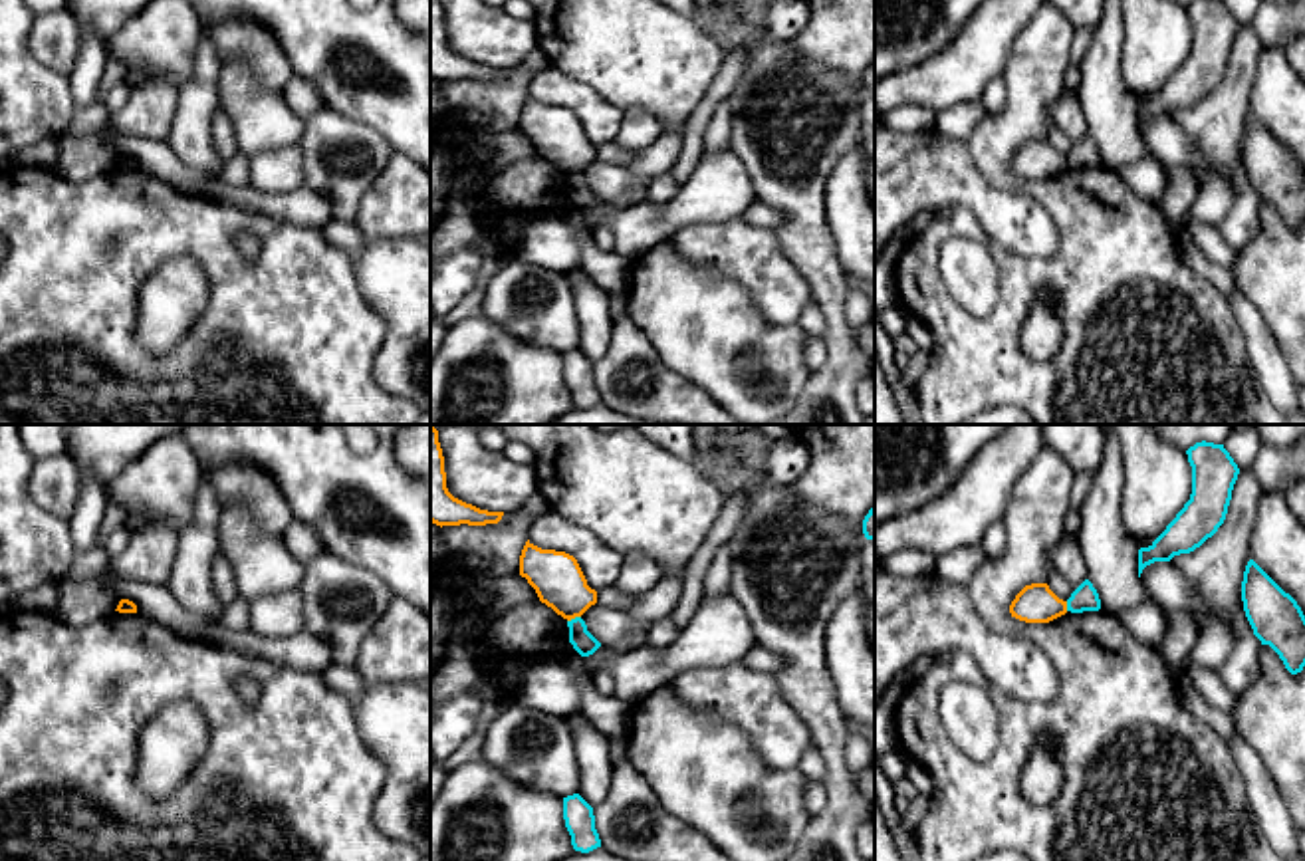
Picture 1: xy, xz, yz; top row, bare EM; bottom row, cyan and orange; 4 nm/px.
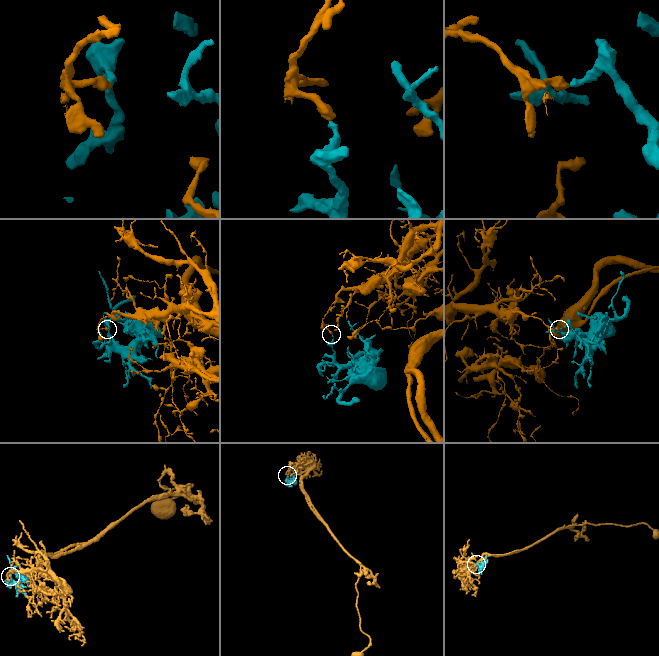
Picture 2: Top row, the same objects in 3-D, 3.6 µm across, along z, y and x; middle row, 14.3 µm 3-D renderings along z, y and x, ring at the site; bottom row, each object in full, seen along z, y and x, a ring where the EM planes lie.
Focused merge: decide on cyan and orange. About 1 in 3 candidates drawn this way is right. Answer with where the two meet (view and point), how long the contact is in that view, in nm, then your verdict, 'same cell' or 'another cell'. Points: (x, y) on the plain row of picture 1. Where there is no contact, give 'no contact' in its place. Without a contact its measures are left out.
xz (576, 173) | 60 nm | another cell

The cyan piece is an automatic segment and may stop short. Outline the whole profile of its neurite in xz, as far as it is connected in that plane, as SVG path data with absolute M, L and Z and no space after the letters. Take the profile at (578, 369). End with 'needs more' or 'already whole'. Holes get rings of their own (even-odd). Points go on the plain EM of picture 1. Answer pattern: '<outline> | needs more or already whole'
M579 349L563 353L563 375L575 407L589 409L601 403L593 363Z | already whole

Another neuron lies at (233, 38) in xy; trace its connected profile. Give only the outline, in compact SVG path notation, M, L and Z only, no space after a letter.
M230 18L212 24L212 44L218 60L244 60L258 83L268 91L282 91L294 69L272 32L248 18Z

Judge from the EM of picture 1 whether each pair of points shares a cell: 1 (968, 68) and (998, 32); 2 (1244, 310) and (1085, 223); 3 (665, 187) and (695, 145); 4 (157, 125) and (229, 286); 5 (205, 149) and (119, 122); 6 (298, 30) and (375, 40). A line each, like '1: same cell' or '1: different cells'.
1: same cell
2: different cells
3: different cells
4: different cells
5: different cells
6: same cell

